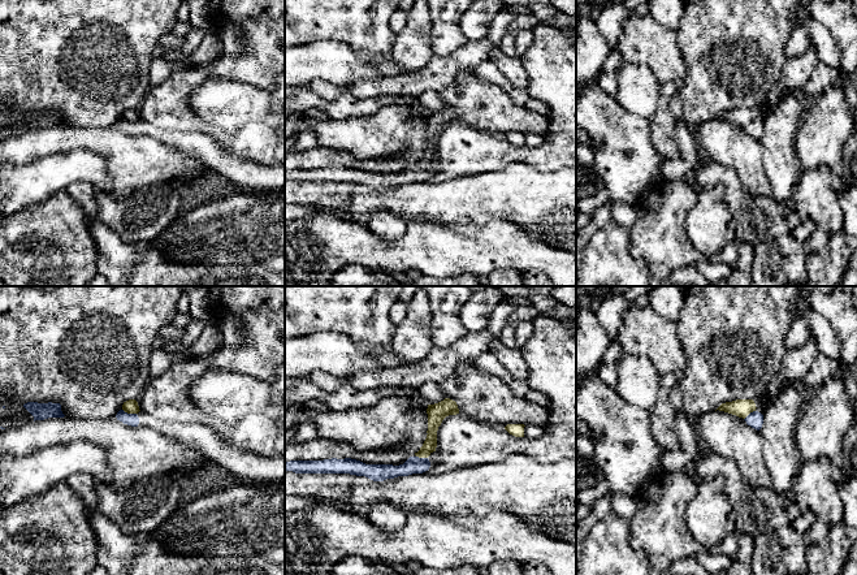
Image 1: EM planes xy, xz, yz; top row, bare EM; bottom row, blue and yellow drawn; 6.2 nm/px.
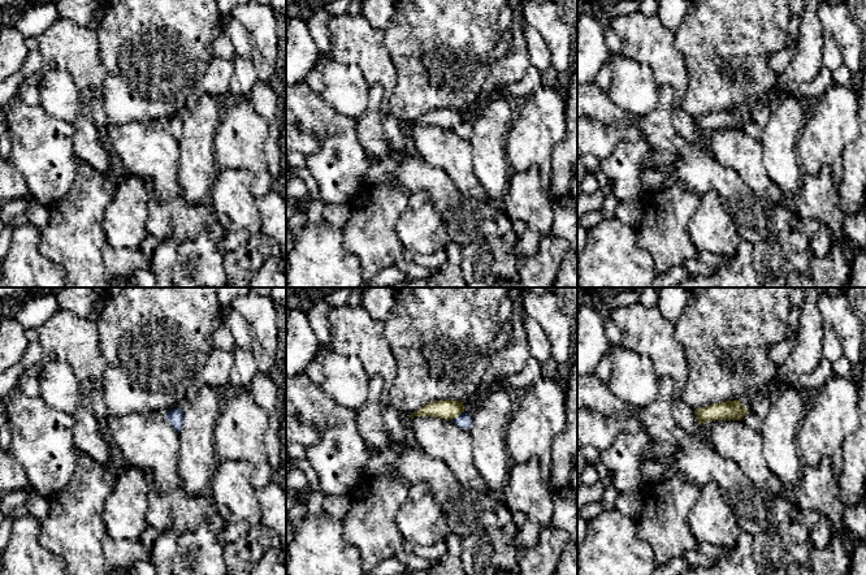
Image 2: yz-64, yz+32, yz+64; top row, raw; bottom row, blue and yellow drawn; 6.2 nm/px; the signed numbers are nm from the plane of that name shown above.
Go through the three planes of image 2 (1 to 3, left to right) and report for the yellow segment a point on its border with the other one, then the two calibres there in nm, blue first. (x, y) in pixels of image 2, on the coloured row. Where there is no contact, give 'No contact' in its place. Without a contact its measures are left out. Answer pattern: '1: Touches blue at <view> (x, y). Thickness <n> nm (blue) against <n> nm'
1: No contact
2: Touches blue at yz+32 (458, 416). Thickness 90 nm (blue) against 120 nm
3: No contact

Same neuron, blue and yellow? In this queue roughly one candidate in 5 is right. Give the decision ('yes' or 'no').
no

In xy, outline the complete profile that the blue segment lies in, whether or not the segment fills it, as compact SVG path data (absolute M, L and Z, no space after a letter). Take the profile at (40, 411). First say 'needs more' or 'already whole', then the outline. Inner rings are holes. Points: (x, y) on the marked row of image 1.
already whole; M27 402L23 407L34 416L35 420L44 420L48 418L64 418L60 403L38 403Z

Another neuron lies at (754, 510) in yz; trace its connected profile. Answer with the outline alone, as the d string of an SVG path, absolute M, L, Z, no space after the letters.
M701 445L688 470L697 481L724 479L726 496L732 506L731 519L740 533L756 537L791 524L801 514L796 501L785 493L778 493L772 488L749 487L733 461L722 458Z

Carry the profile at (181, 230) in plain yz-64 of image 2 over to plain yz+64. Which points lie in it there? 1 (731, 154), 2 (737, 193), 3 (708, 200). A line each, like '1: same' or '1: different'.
1: different
2: same
3: different

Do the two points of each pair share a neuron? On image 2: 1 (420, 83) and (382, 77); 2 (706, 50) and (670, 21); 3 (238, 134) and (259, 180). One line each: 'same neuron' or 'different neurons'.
1: different neurons
2: different neurons
3: same neuron

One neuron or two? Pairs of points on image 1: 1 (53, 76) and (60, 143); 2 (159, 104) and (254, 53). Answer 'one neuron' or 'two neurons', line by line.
1: two neurons
2: one neuron

